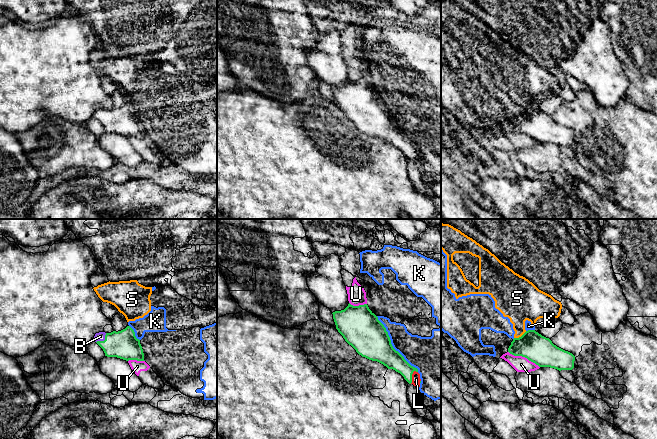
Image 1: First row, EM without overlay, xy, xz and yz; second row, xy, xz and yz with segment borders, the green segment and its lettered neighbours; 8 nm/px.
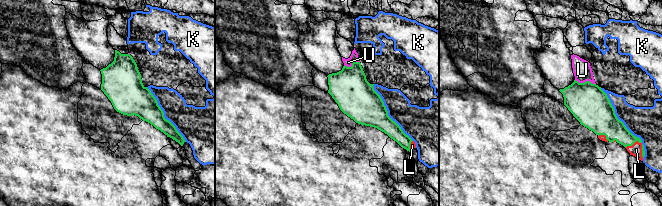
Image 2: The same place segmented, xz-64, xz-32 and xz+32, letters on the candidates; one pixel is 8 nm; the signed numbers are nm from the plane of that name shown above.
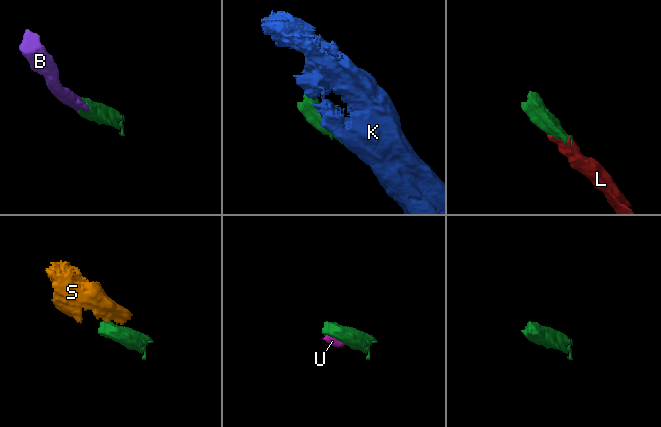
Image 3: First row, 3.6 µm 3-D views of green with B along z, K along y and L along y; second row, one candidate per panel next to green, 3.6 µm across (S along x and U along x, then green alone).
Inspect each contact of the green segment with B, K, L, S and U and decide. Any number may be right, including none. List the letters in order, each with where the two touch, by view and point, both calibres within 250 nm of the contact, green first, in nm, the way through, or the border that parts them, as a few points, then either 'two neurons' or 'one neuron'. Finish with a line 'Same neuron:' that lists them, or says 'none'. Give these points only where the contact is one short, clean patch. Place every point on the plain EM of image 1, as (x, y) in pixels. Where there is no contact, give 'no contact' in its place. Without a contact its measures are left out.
B: contact xy (104, 116); calibres 220 and 70 nm; way xy (123, 120), (113, 120), (104, 116), (100, 112); one neuron
K: contact xz (391, 121); calibres 300 and 260 nm; two neurons
L: contact xz (411, 153); calibres 160 and 70 nm; one neuron
S: contact yz (521, 112); calibres 220 and 260 nm; border yz (526, 107), (514, 114); two neurons
U: contact yz (524, 132); calibres 220 and 130 nm; border yz (508, 127), (514, 131), (526, 133), (539, 143); two neurons
Same neuron: B, L

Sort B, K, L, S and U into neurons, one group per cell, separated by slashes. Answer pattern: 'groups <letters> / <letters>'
groups B L / K S / U

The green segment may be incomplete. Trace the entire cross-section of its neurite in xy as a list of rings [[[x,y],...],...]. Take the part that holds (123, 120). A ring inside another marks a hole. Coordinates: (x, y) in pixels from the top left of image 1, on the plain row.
[[[130,102],[118,108],[96,109],[94,117],[103,125],[107,133],[117,133],[126,137],[145,137],[140,116],[136,114]]]

